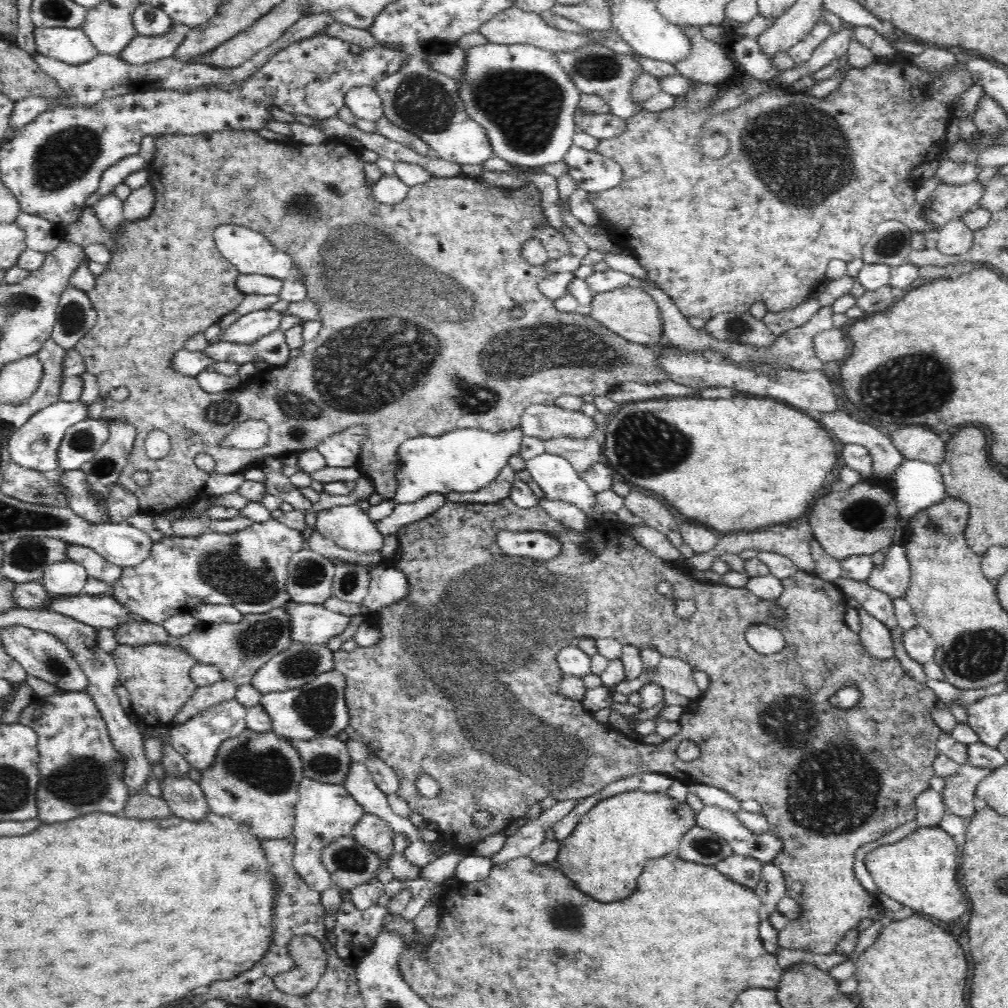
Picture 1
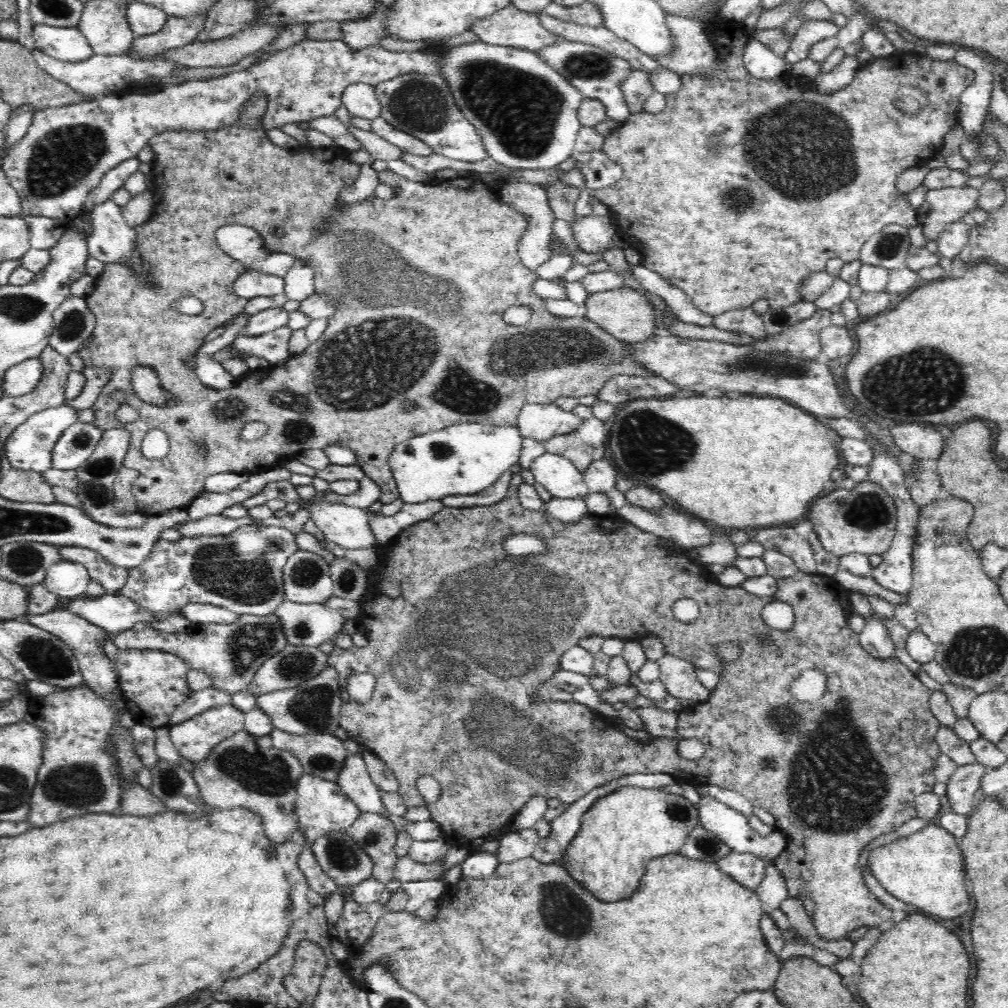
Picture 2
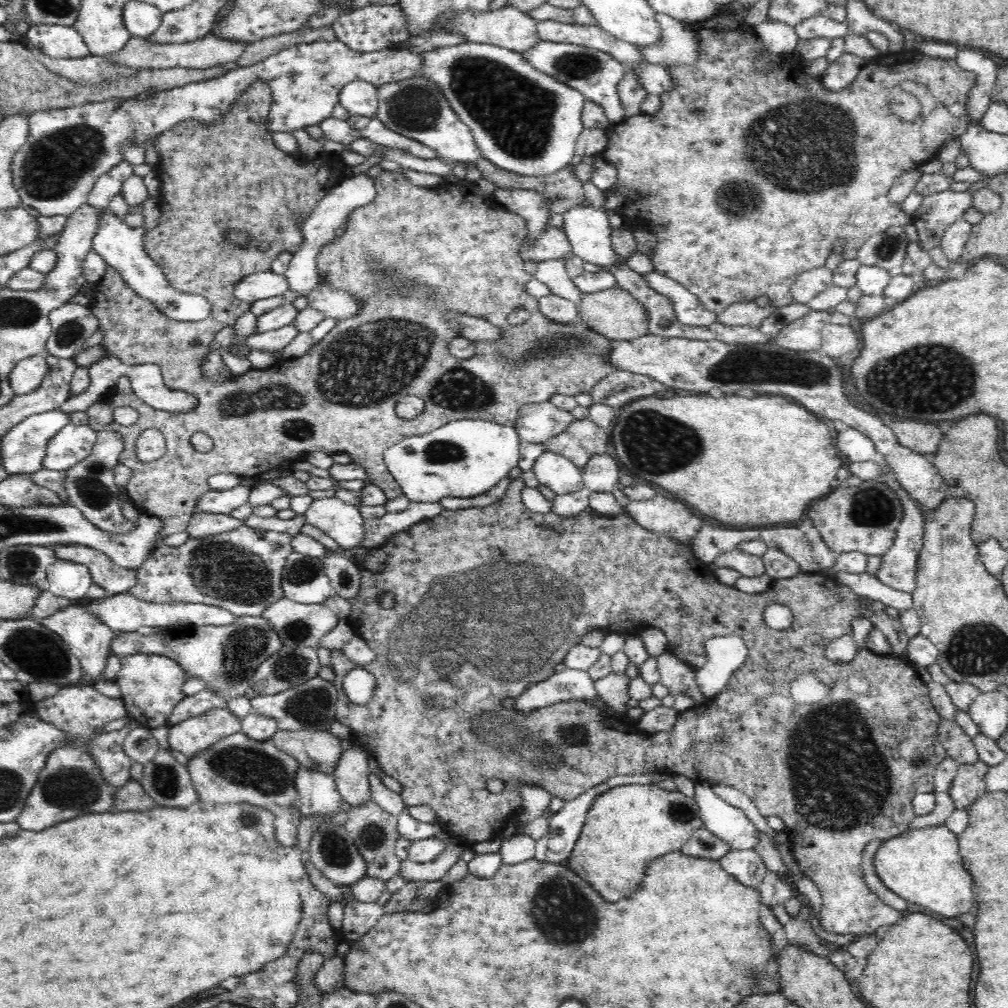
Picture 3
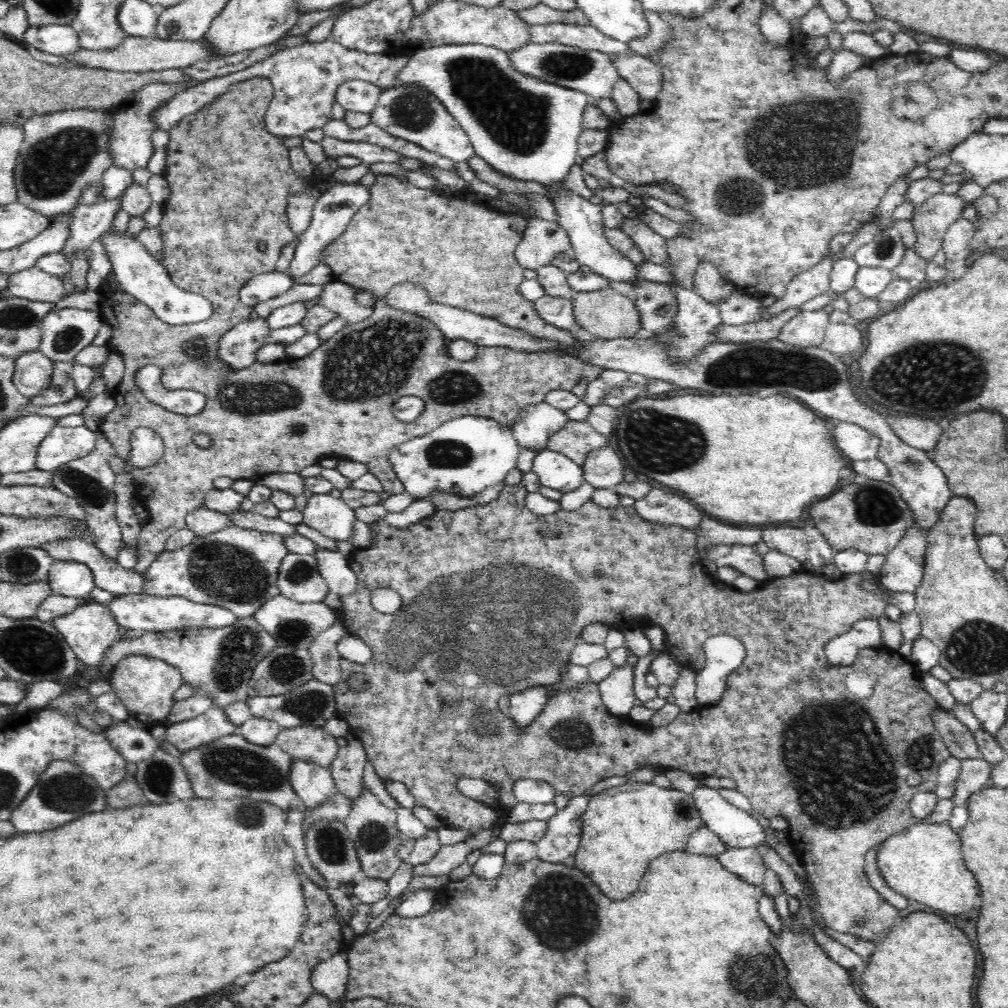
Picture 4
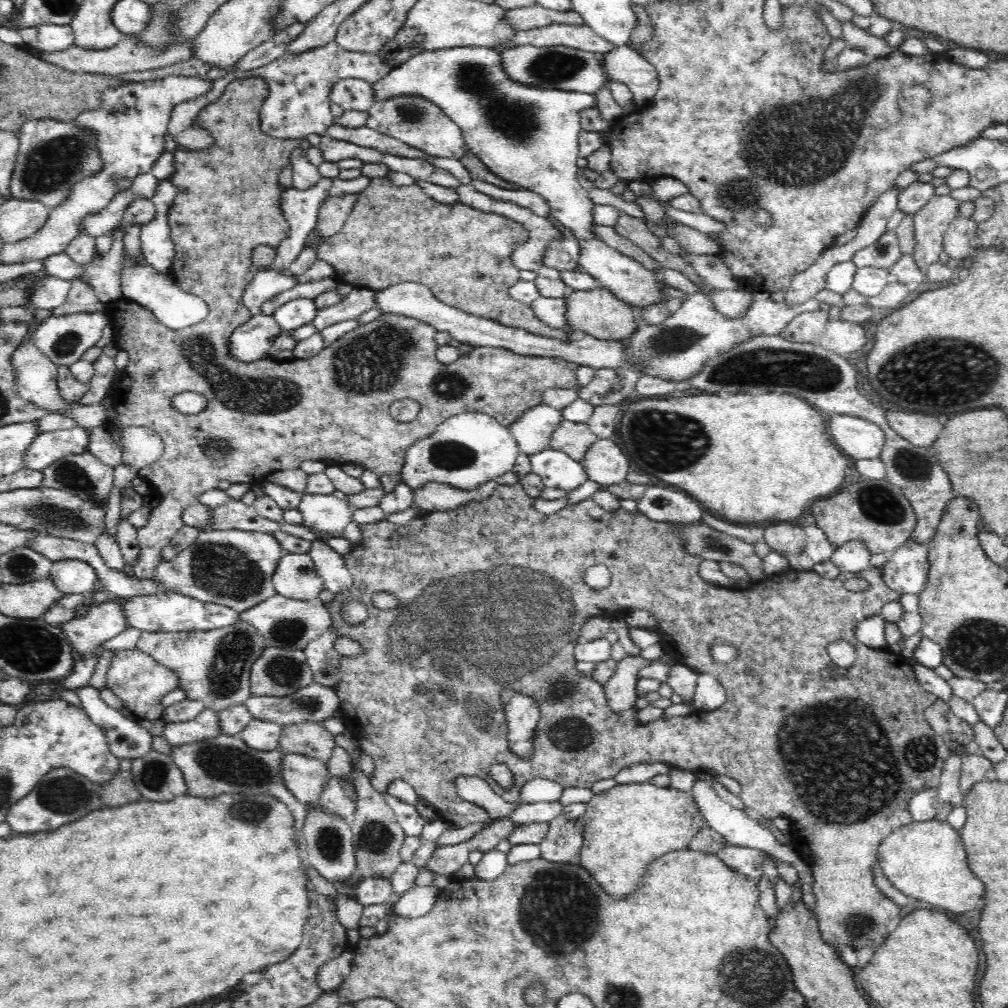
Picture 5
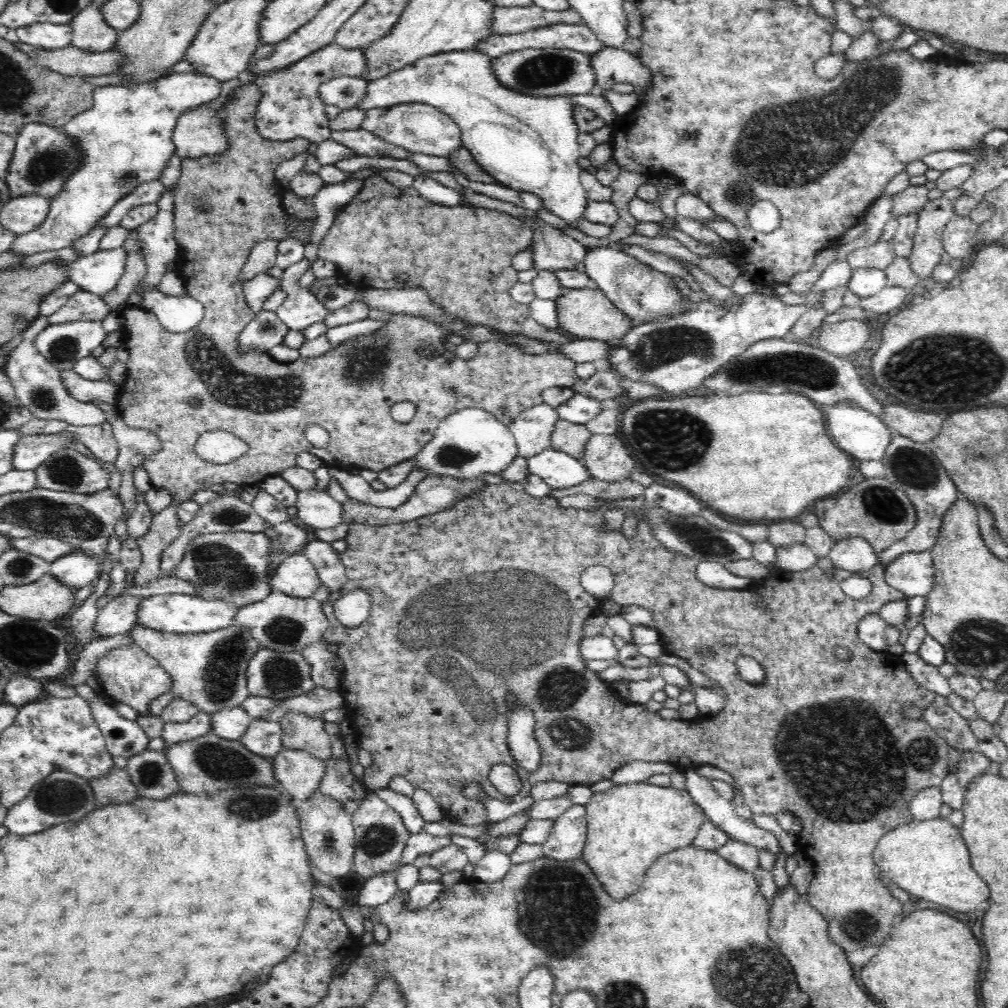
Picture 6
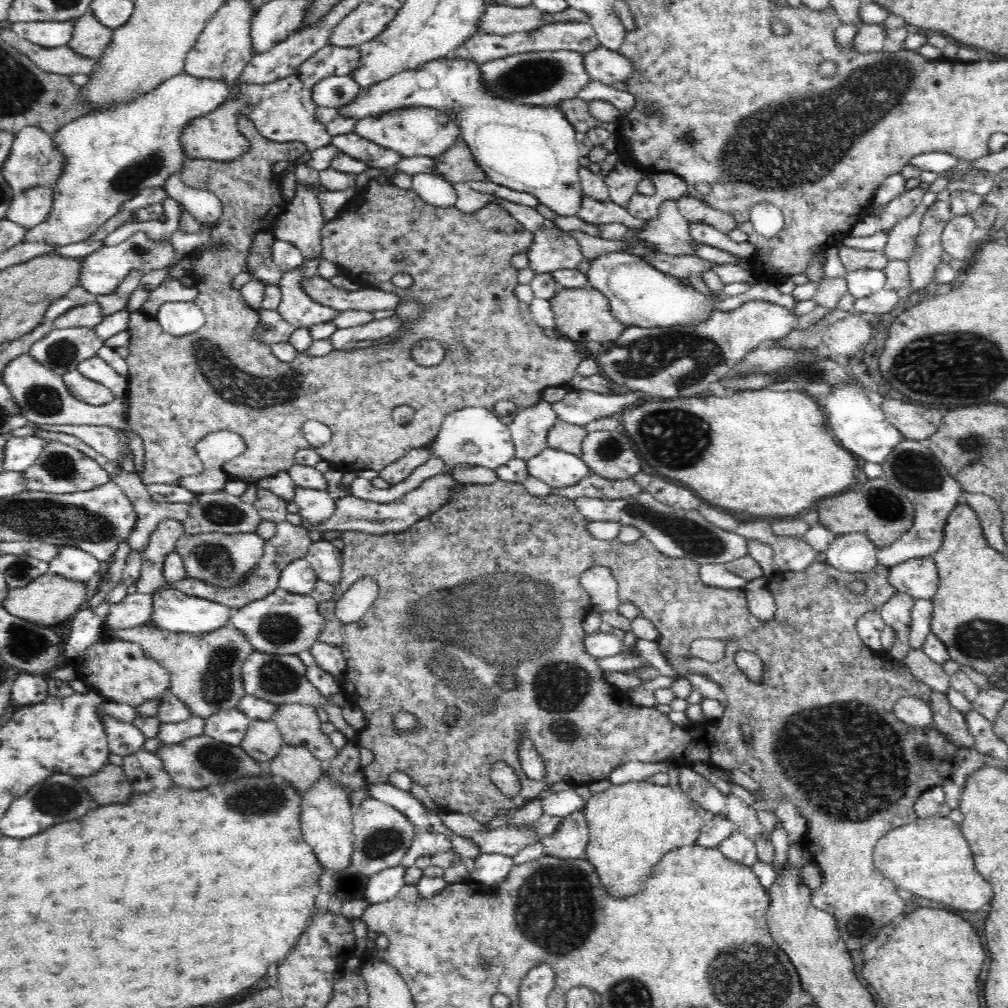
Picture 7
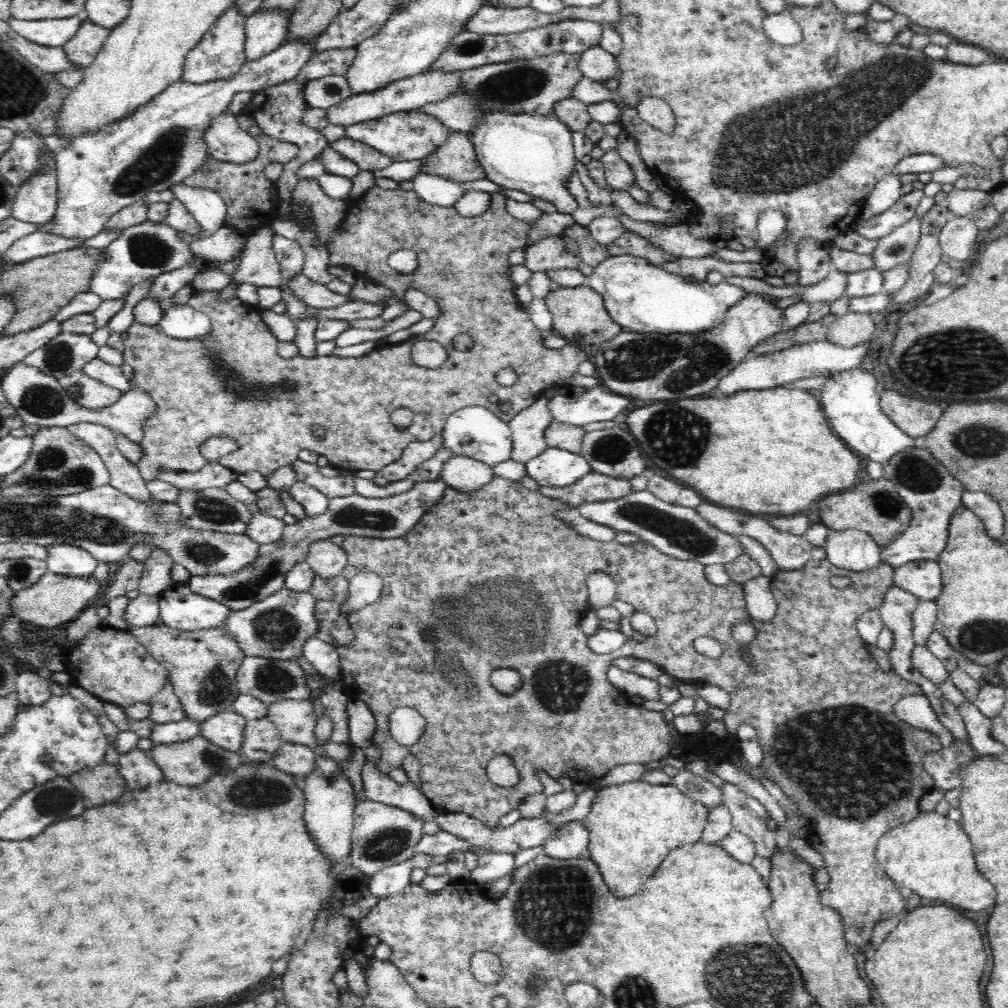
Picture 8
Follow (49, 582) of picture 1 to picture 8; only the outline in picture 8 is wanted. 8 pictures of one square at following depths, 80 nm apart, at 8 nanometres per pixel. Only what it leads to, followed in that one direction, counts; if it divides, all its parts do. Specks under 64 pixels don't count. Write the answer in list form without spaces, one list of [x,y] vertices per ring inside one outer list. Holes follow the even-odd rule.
[[[51,544],[47,549],[47,570],[57,575],[92,577],[99,563],[88,551],[76,545]]]

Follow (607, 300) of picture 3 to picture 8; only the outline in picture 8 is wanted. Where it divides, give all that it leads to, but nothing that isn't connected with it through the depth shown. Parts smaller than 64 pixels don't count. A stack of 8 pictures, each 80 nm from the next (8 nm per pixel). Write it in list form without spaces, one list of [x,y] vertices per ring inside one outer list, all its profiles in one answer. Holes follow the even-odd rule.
[[[587,284],[574,288],[561,287],[556,291],[550,291],[544,299],[553,314],[554,331],[574,346],[592,345],[596,348],[603,342],[612,340],[624,330],[612,320],[610,313],[606,310],[604,297]]]

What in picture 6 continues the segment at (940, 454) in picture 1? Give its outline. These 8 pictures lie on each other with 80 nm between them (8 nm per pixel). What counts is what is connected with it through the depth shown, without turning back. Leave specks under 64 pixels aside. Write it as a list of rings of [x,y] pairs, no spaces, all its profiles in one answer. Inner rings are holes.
[[[886,406],[881,420],[890,429],[899,432],[902,436],[916,443],[929,443],[941,431],[944,420],[934,412],[910,410],[906,406]]]

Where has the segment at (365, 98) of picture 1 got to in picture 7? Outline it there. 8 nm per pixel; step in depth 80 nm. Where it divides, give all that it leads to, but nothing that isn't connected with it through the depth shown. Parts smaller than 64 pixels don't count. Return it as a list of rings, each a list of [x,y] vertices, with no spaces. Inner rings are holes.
[[[352,75],[331,76],[318,81],[312,89],[314,102],[320,107],[341,109],[362,90]]]

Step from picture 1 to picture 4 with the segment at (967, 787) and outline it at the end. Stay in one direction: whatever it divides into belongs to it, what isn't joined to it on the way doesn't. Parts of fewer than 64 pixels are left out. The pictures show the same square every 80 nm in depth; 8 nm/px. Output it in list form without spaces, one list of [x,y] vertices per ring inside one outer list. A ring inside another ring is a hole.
[[[982,758],[961,760],[961,770],[952,798],[953,803],[958,806],[967,805],[975,792],[990,787],[992,767],[992,764]]]

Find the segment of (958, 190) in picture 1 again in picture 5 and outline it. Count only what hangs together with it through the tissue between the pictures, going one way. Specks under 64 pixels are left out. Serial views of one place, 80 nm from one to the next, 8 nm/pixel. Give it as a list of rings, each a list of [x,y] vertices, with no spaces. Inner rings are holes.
[[[934,195],[926,206],[923,206],[916,214],[912,215],[915,228],[915,249],[913,259],[916,260],[918,268],[926,273],[930,264],[938,262],[938,256],[943,250],[943,240],[945,232],[948,230],[949,224],[958,216],[960,201],[949,195]]]

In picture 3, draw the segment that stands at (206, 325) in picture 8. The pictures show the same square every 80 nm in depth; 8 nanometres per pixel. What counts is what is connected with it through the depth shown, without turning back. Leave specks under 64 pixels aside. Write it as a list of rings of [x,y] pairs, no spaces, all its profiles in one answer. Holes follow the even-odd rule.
[[[106,206],[98,210],[100,222],[96,228],[96,234],[92,240],[92,249],[101,258],[118,272],[126,283],[129,283],[140,296],[153,300],[159,306],[164,319],[174,321],[203,321],[210,312],[210,303],[199,294],[182,293],[176,291],[168,279],[164,277],[162,269],[158,268],[144,251],[142,236],[144,230],[141,227],[132,228],[125,223],[124,218],[114,214],[114,211]]]

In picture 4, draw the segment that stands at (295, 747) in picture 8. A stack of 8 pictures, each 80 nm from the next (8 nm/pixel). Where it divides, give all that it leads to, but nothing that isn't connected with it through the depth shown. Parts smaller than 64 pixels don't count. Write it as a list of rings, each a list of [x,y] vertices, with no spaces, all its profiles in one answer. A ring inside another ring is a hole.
[[[294,760],[291,764],[289,784],[308,810],[321,807],[338,793],[330,769],[301,760]]]

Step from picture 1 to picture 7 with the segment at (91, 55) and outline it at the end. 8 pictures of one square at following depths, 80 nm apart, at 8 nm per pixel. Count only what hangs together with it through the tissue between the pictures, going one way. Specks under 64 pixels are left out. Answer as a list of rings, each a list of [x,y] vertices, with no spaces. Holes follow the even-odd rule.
[[[74,20],[68,22],[11,24],[10,29],[18,37],[43,48],[69,45],[74,33]]]

